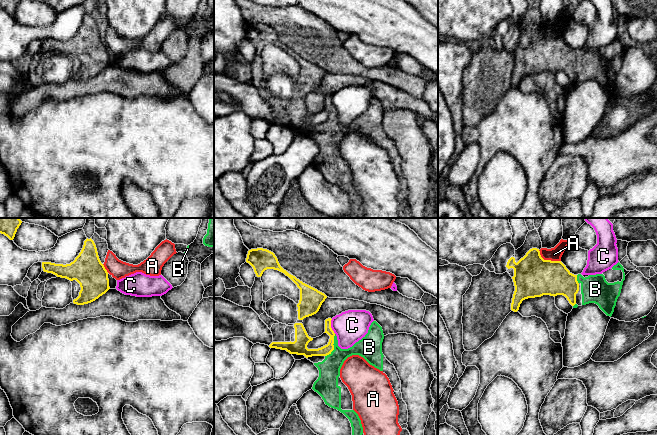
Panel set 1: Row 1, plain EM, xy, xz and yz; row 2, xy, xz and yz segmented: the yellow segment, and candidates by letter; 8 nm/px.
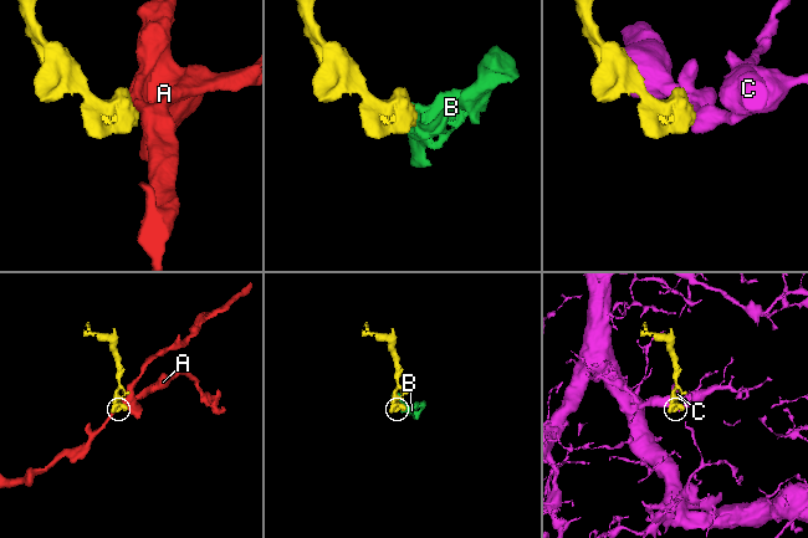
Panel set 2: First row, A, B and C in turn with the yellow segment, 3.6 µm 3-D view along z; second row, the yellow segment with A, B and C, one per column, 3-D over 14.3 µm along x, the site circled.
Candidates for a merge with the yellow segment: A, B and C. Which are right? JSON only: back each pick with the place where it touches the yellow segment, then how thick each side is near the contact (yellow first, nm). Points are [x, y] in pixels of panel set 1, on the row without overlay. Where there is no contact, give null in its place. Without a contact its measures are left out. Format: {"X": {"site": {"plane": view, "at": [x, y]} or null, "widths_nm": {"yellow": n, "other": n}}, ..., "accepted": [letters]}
{"B": {"site": {"plane": "xz", "at": [333, 122]}, "widths_nm": {"yellow": 100, "other": 180}}, "accepted": ["B"]}

